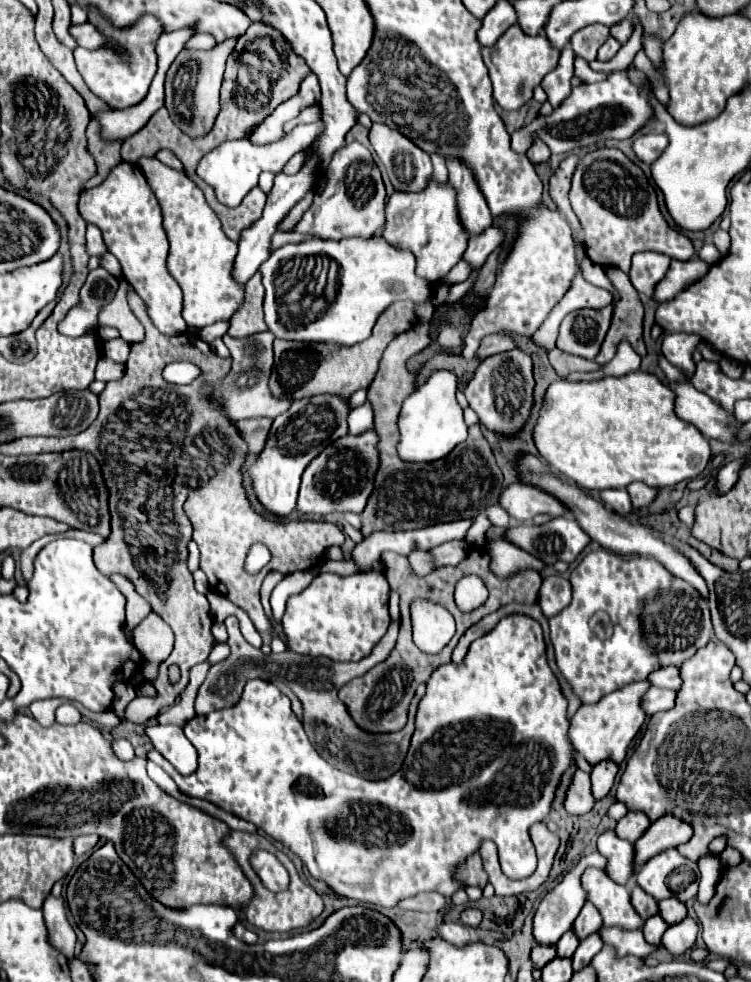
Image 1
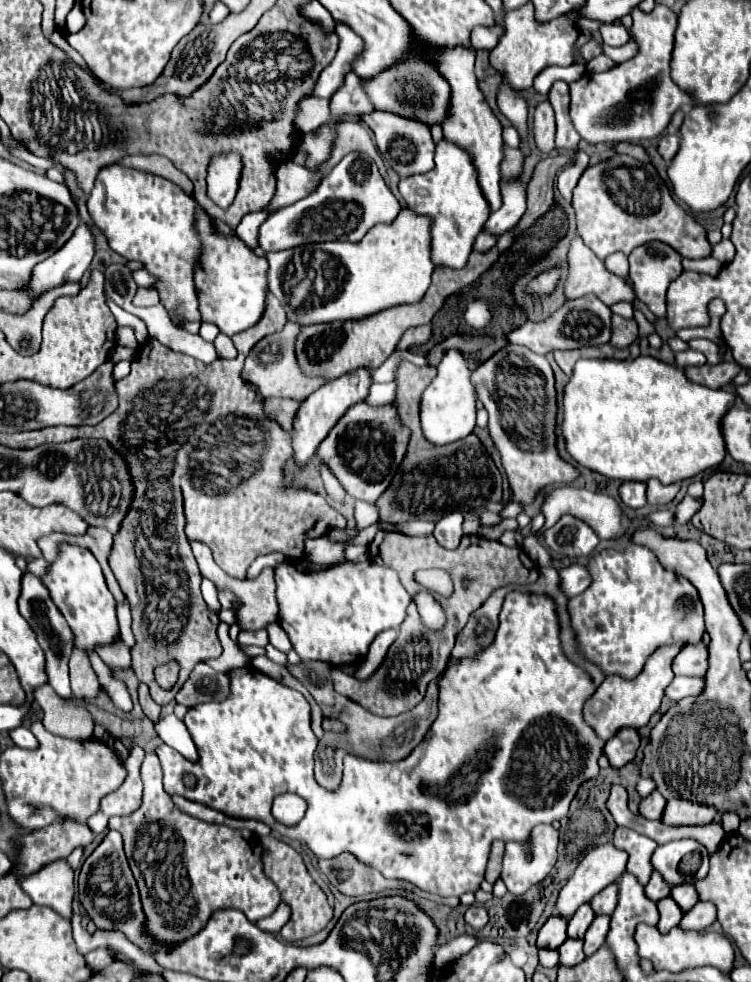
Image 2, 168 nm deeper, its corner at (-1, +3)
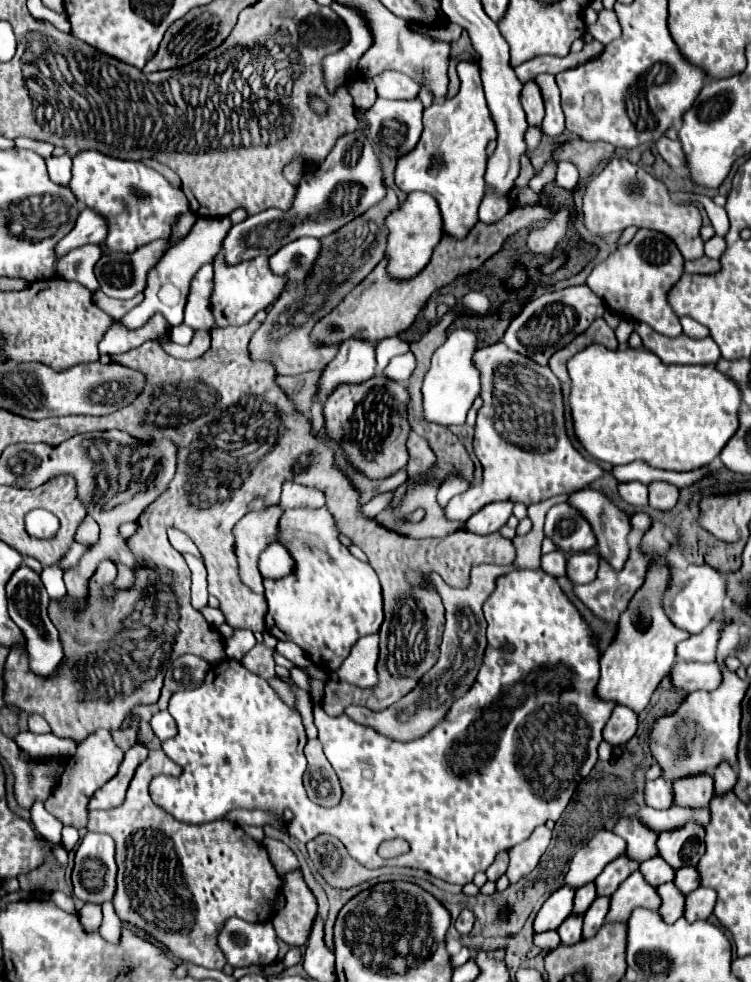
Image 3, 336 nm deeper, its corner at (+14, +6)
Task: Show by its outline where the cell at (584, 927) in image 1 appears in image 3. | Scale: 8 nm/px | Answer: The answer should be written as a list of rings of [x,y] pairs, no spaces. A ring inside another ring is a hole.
[[[622,854],[620,858],[616,858],[614,862],[610,862],[604,872],[596,878],[596,888],[598,888],[598,896],[612,896],[618,886],[632,874],[636,872],[640,866],[640,862],[628,858],[626,854]]]

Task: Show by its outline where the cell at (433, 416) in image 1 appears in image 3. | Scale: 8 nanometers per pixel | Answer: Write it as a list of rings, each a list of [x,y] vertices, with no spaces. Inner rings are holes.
[[[452,330],[448,340],[434,352],[432,366],[424,378],[422,394],[424,394],[424,418],[430,422],[438,422],[442,426],[464,424],[466,414],[472,408],[474,400],[480,394],[480,372],[474,366],[474,352],[476,352],[478,338],[472,330]]]

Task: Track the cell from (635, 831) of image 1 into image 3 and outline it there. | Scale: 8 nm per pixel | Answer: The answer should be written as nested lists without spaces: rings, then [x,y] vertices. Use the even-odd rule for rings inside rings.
[[[656,778],[646,784],[646,804],[658,810],[666,810],[674,806],[674,794],[672,794],[672,780]]]

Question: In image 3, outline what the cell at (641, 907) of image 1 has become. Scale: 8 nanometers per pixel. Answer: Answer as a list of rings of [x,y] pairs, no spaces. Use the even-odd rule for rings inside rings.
[[[652,856],[652,858],[644,860],[640,864],[640,872],[644,874],[644,878],[652,886],[660,886],[664,882],[672,882],[674,876],[676,876],[676,870],[672,870],[672,866],[668,866],[664,862],[664,858],[660,858],[660,856]]]

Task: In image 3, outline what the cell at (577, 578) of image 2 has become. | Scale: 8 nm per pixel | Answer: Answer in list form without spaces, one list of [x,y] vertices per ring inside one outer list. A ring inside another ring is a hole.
[[[582,552],[582,554],[572,554],[568,558],[568,576],[574,584],[588,584],[592,578],[596,578],[600,554],[596,552]]]

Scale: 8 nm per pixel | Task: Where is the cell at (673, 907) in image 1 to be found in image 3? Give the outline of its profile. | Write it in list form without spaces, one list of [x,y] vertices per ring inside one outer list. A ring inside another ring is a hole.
[[[684,866],[676,872],[676,886],[684,892],[690,894],[700,886],[700,874],[696,874],[696,866]]]

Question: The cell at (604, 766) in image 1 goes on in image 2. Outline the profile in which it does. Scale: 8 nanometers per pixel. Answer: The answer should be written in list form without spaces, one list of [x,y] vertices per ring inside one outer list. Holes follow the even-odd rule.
[[[621,729],[615,737],[611,737],[605,743],[603,753],[609,759],[611,767],[621,769],[629,761],[633,761],[637,749],[639,749],[639,735],[637,735],[637,731],[635,729]]]

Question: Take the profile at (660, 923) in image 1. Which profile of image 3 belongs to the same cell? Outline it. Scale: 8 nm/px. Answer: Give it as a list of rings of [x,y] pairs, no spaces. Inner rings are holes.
[[[666,882],[664,886],[658,886],[658,894],[662,898],[662,906],[660,906],[660,914],[662,918],[672,924],[678,918],[684,916],[684,902],[686,896],[680,894],[680,890],[676,890],[674,882]]]

